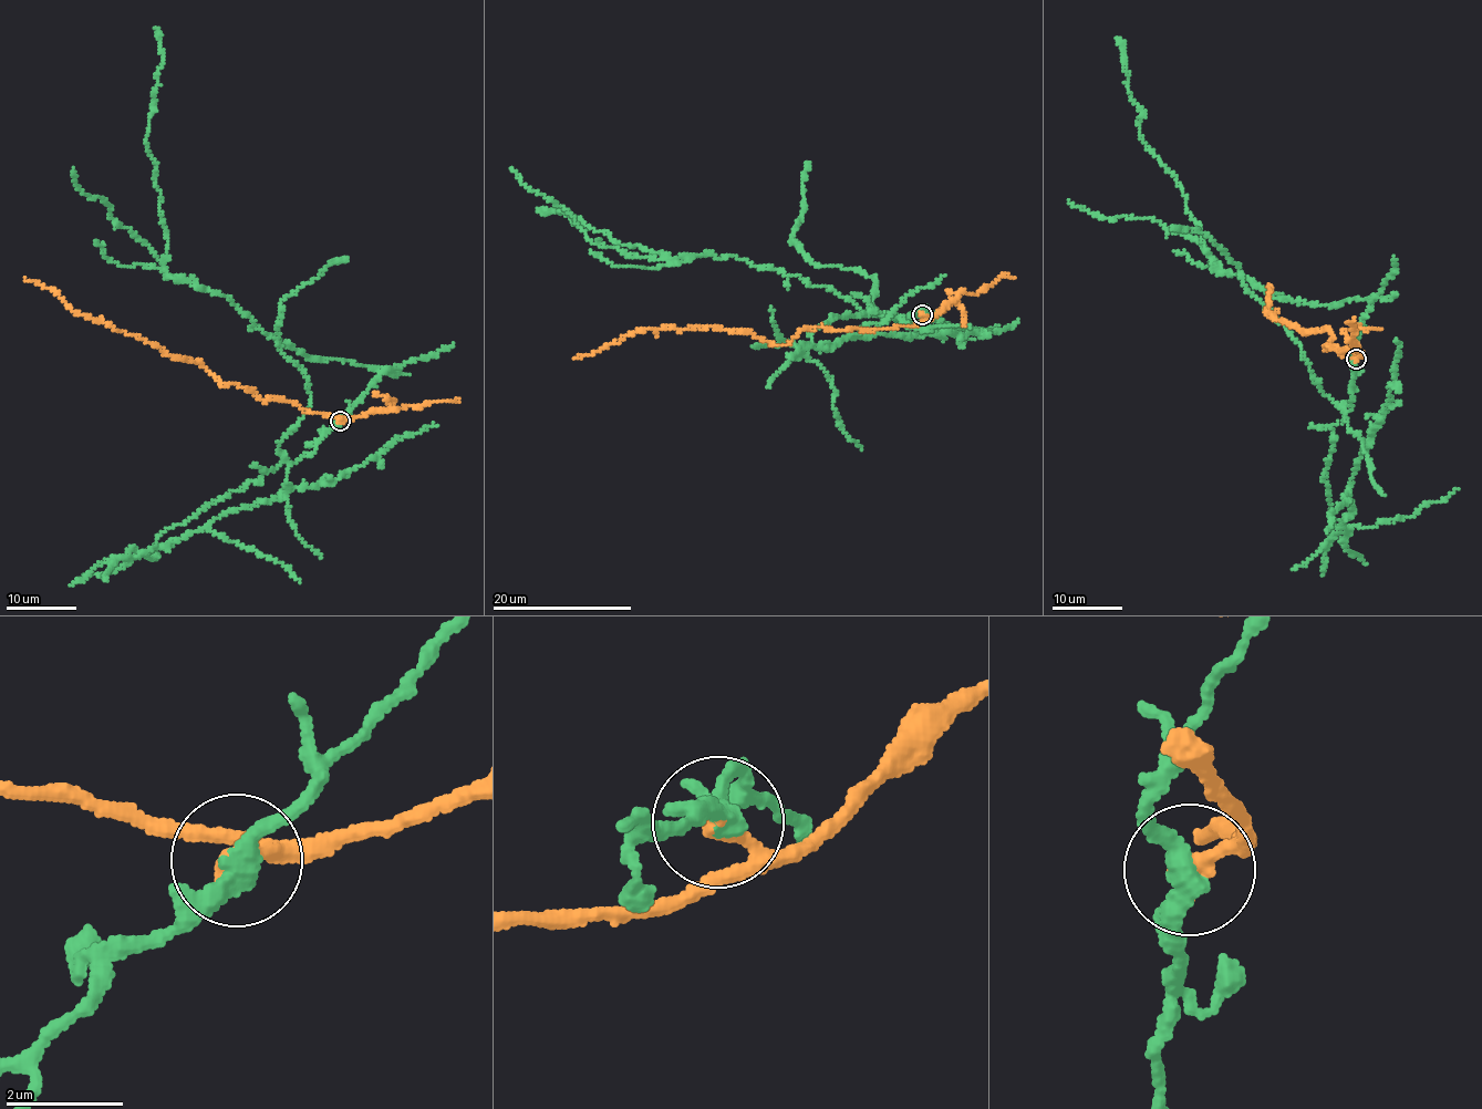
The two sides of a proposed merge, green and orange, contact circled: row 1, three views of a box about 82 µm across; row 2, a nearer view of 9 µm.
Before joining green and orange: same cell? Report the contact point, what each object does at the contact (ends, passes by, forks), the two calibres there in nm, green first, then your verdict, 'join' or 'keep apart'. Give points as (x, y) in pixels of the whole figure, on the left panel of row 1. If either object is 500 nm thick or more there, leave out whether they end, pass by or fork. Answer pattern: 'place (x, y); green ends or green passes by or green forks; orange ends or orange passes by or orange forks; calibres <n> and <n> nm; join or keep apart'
place (340, 421); green passes by; orange ends; calibres 360 and 320 nm; keep apart

